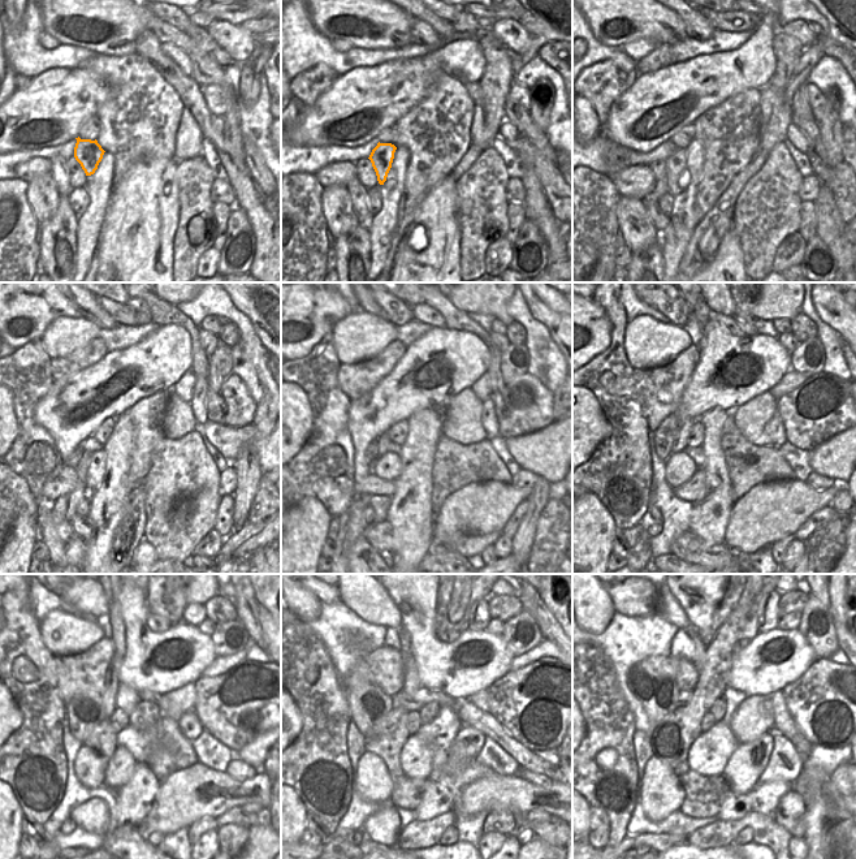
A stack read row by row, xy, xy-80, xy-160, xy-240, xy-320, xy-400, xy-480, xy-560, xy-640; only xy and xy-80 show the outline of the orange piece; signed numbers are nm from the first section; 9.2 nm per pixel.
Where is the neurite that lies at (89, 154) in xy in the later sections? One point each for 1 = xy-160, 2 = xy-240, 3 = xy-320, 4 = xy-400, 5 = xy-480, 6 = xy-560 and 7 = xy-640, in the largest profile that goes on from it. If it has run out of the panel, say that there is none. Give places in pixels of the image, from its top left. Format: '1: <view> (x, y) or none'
1: xy-160 (675, 165)
2: xy-240 (96, 470)
3: xy-320 (388, 467)
4: xy-400 (679, 467)
5: xy-480 (90, 767)
6: xy-560 (372, 781)
7: xy-640 (662, 794)

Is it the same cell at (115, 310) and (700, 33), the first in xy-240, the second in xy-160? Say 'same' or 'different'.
different

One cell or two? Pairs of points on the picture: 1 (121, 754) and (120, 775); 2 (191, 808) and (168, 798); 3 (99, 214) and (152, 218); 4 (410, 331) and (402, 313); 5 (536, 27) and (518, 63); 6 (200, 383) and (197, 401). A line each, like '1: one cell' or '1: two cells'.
1: one cell
2: one cell
3: two cells
4: two cells
5: two cells
6: one cell

